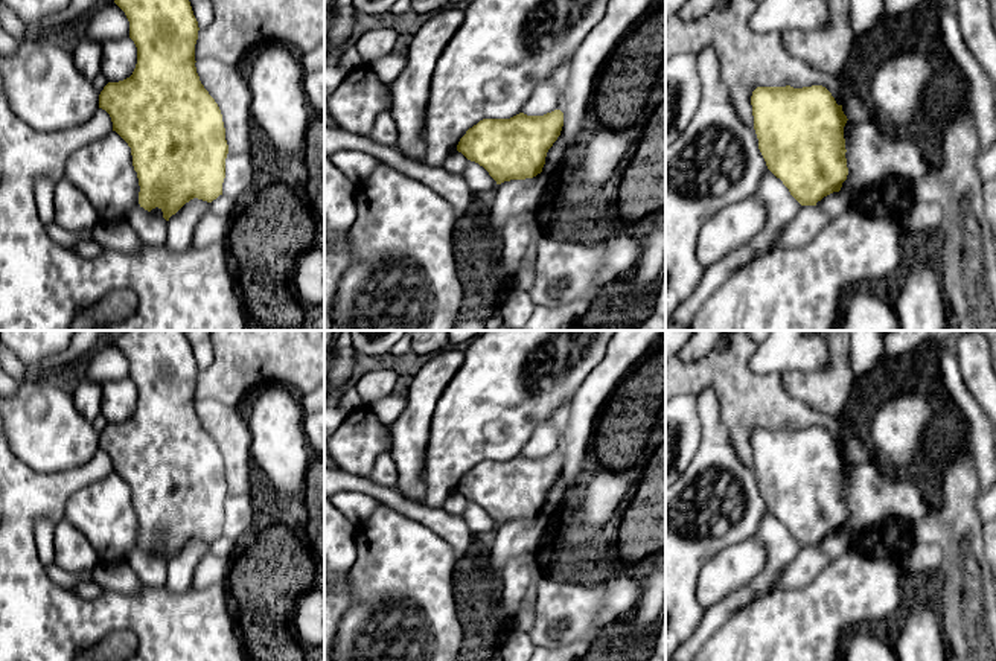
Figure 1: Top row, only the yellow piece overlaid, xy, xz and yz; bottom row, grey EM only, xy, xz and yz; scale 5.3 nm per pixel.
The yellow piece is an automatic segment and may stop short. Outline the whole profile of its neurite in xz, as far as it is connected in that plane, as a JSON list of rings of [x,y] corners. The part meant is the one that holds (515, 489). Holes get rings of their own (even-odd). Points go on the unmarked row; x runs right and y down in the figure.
[[[519,454],[510,460],[483,460],[460,480],[457,492],[483,507],[501,525],[542,513],[548,490],[560,477],[563,454]]]

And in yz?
[[[757,428],[751,446],[766,507],[801,547],[816,547],[824,538],[841,532],[848,516],[844,480],[848,460],[825,428]]]

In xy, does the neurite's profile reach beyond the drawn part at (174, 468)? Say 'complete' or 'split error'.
complete

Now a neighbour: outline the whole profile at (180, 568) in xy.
[[[193,539],[186,544],[168,562],[168,579],[164,586],[174,592],[184,592],[190,589],[193,573],[201,557],[210,551],[210,544]]]

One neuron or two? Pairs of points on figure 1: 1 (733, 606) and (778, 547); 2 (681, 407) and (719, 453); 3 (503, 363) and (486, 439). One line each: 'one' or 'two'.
1: one
2: two
3: one

